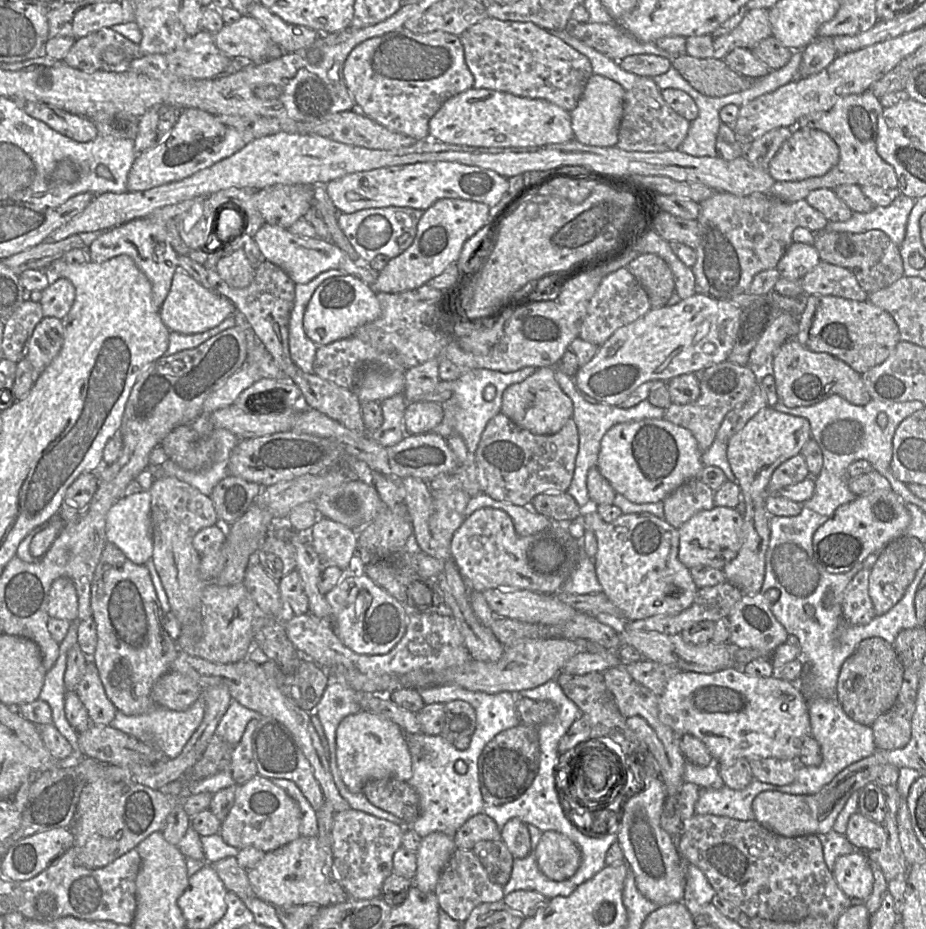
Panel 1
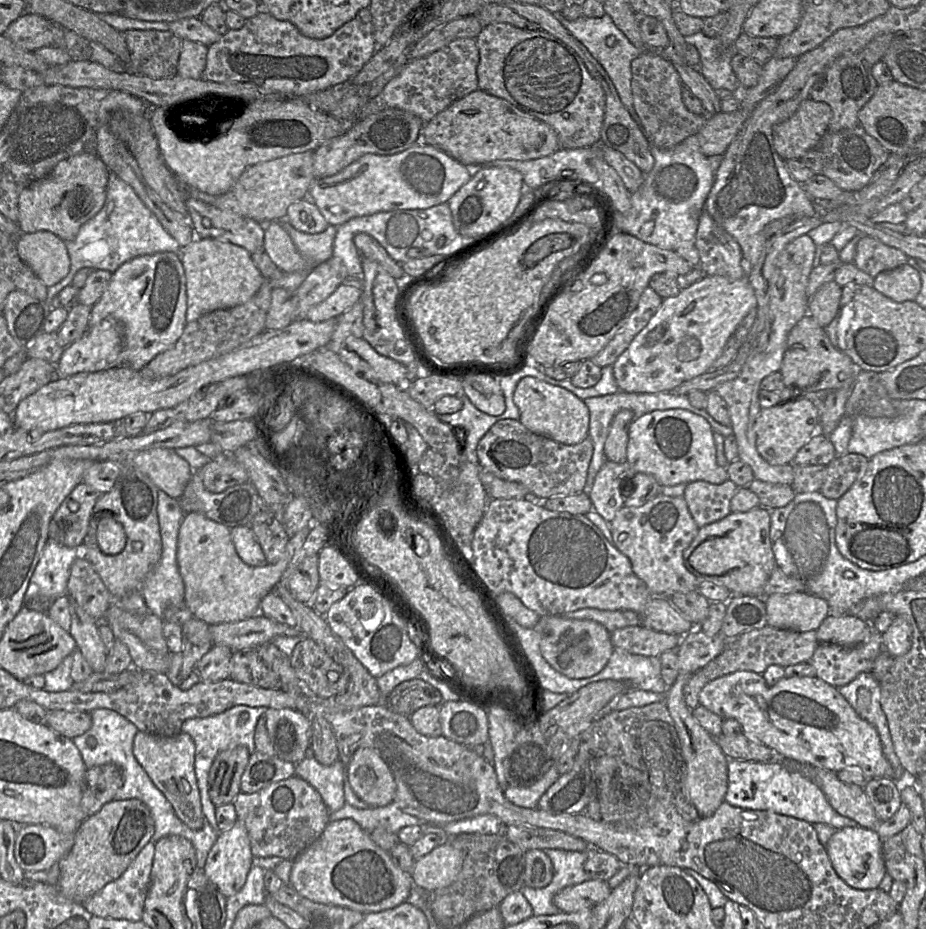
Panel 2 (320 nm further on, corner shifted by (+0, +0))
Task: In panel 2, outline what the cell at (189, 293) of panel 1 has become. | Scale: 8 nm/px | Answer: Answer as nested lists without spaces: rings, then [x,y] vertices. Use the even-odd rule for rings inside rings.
[[[195,238],[190,244],[181,248],[180,260],[185,274],[186,323],[198,319],[205,313],[247,302],[265,281],[243,247],[223,240]]]

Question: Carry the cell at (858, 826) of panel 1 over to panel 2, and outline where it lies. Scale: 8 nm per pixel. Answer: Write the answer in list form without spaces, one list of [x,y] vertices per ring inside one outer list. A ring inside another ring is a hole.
[[[792,760],[779,761],[787,769],[798,772],[815,783],[840,815],[854,820],[860,827],[877,831],[880,820],[863,787],[844,783],[835,772],[823,768]]]

